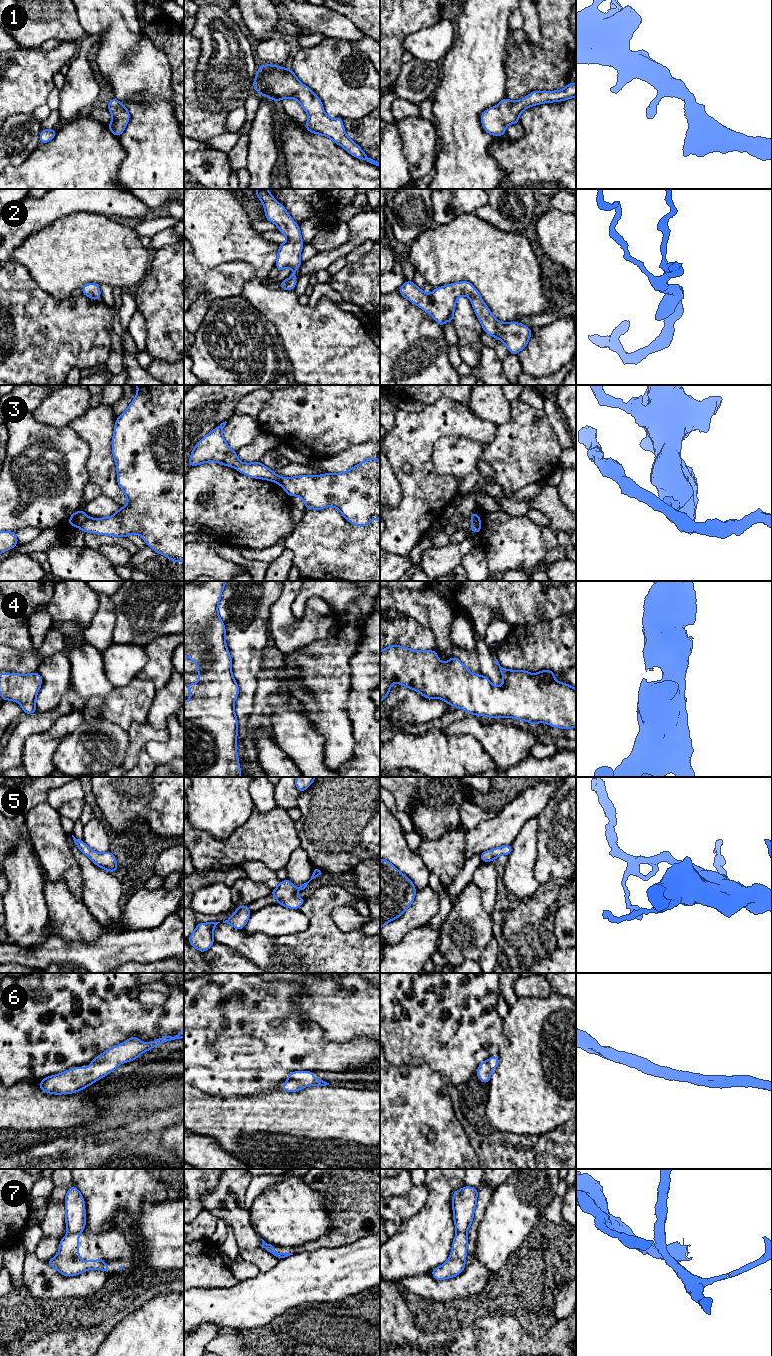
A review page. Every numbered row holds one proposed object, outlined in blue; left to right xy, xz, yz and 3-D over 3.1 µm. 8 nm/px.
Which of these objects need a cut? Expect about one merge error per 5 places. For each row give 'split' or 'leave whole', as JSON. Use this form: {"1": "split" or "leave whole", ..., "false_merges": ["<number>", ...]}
{"1": "leave whole", "2": "leave whole", "3": "split", "4": "leave whole", "5": "leave whole", "6": "leave whole", "7": "split", "false_merges": ["3", "7"]}

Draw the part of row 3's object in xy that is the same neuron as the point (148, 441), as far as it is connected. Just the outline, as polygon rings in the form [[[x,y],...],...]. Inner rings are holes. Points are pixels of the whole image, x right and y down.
[[[136,385],[137,394],[128,408],[115,420],[115,428],[112,436],[112,455],[116,462],[117,482],[128,499],[128,504],[120,507],[119,510],[110,517],[87,518],[80,525],[84,532],[100,535],[110,535],[126,538],[129,534],[138,534],[157,554],[167,556],[172,562],[184,561],[184,385]]]

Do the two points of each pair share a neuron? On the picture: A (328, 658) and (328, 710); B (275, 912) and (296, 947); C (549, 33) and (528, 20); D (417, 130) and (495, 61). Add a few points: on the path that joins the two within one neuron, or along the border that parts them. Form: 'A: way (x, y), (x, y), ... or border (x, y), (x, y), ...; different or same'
A: way (328, 671), (327, 697); same
B: border (309, 924), (300, 932), (277, 936), (263, 933); different
C: border (538, 10), (540, 44), (534, 46); different
D: border (433, 125), (437, 136); different

